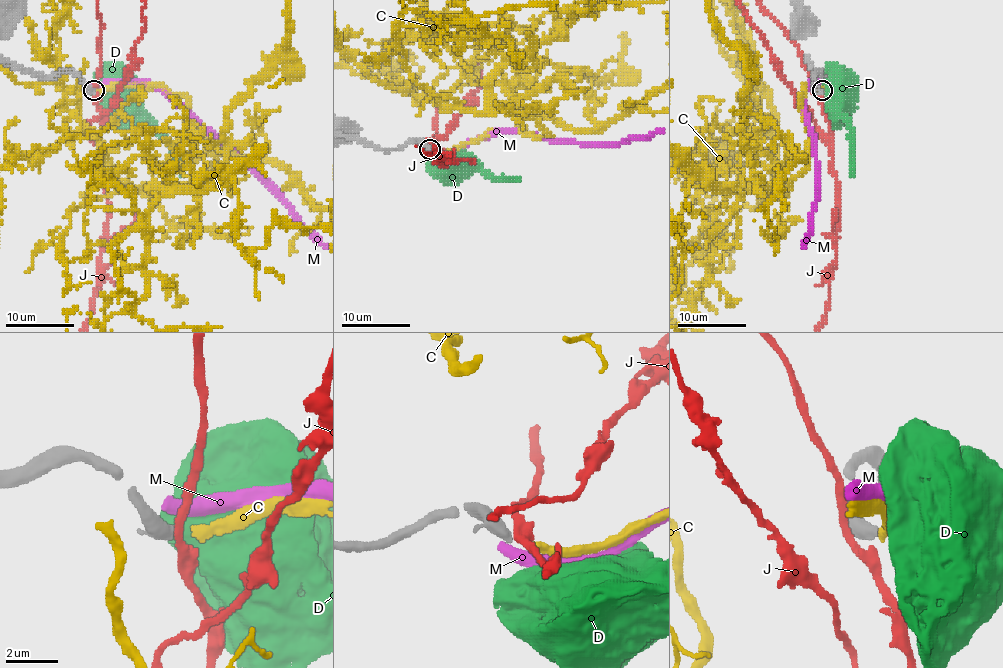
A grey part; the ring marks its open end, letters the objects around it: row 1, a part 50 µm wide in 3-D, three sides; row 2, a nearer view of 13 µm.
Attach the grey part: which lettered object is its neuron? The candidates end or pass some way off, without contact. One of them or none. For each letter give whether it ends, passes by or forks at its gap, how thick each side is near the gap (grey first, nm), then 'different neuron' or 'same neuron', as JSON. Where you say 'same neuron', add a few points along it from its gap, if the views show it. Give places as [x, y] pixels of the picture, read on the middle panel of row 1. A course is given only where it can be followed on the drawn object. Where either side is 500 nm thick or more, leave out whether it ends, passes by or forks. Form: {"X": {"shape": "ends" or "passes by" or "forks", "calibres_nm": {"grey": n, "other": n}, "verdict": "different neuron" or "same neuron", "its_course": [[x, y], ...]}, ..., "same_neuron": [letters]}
{"C": {"shape": "ends", "calibres_nm": {"grey": 440, "other": 360}, "verdict": "same neuron"}, "D": {"calibres_nm": {"grey": 440, "other": 1000}, "verdict": "different neuron"}, "J": {"shape": "passes by", "calibres_nm": {"grey": 440, "other": 400}, "verdict": "different neuron"}, "M": {"calibres_nm": {"grey": 440, "other": 550}, "verdict": "different neuron"}, "same_neuron": ["C"]}

